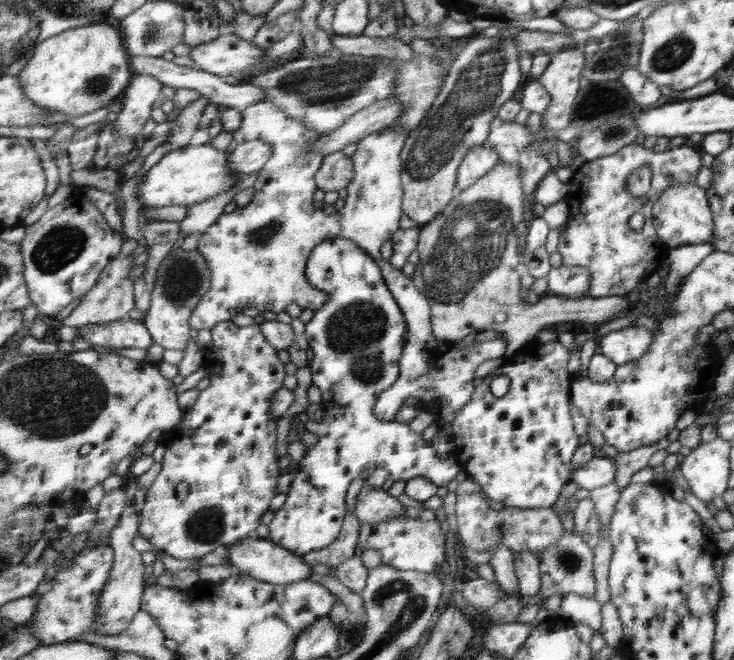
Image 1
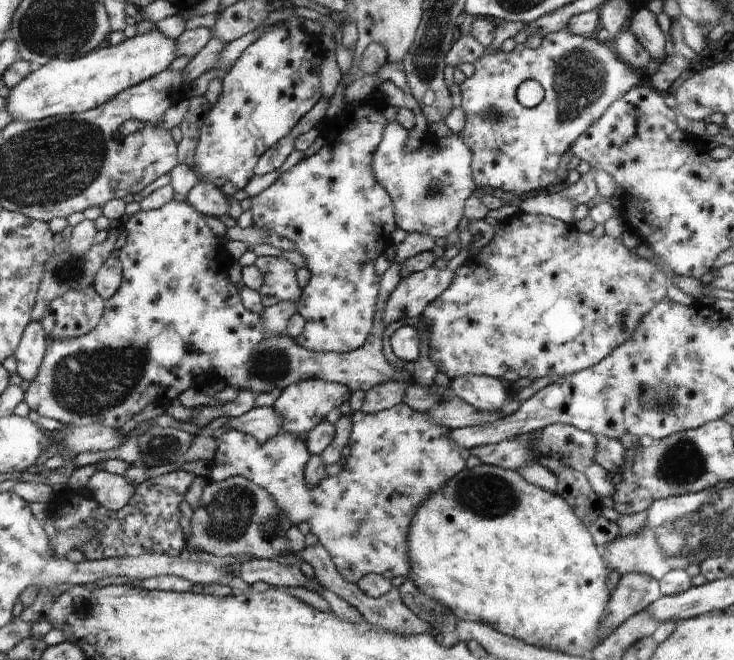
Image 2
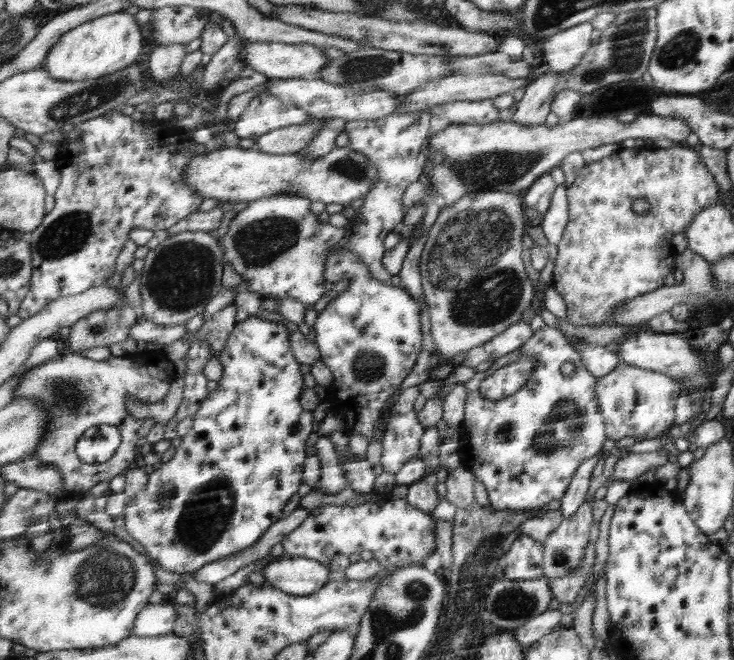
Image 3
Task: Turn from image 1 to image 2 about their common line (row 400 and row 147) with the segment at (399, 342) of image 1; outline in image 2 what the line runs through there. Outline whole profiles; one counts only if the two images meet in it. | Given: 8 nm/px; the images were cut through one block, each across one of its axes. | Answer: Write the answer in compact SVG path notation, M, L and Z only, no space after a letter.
M367 99L361 107L348 106L322 132L334 133L330 144L325 144L316 154L304 157L299 164L282 173L267 190L251 198L253 226L266 234L276 234L293 242L306 259L310 282L296 299L298 314L304 318L305 326L296 340L306 350L315 353L353 352L361 349L372 333L376 294L380 288L380 278L374 274L374 260L390 249L388 244L392 244L392 232L396 230L393 200L377 182L372 168L373 154L381 145L389 124L381 112L384 104L385 101L377 103Z

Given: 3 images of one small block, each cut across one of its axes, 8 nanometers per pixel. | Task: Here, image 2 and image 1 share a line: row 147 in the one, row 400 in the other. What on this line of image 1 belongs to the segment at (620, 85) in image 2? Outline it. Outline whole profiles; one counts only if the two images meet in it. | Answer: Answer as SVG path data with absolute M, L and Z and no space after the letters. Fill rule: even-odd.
M536 338L526 345L523 349L518 350L514 355L507 359L506 363L489 376L484 377L481 384L475 387L472 397L465 405L464 409L457 414L456 421L453 422L452 430L455 436L455 447L453 455L458 461L458 466L467 474L468 478L473 478L476 483L481 485L481 491L485 493L490 500L502 502L504 507L514 508L552 508L553 504L558 502L560 491L564 488L564 484L569 483L573 471L573 456L580 446L580 438L574 432L574 424L572 424L572 416L570 416L570 384L572 384L572 372L568 370L568 360L570 360L570 352L560 344L555 342L540 342ZM497 375L507 375L510 380L510 387L505 396L496 397L490 392L490 382Z

